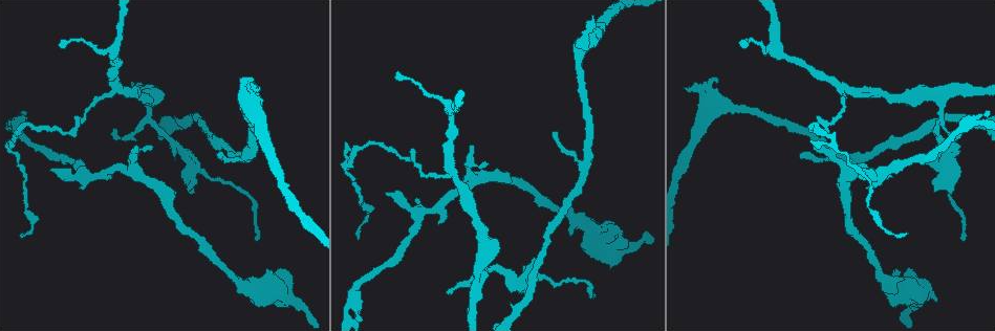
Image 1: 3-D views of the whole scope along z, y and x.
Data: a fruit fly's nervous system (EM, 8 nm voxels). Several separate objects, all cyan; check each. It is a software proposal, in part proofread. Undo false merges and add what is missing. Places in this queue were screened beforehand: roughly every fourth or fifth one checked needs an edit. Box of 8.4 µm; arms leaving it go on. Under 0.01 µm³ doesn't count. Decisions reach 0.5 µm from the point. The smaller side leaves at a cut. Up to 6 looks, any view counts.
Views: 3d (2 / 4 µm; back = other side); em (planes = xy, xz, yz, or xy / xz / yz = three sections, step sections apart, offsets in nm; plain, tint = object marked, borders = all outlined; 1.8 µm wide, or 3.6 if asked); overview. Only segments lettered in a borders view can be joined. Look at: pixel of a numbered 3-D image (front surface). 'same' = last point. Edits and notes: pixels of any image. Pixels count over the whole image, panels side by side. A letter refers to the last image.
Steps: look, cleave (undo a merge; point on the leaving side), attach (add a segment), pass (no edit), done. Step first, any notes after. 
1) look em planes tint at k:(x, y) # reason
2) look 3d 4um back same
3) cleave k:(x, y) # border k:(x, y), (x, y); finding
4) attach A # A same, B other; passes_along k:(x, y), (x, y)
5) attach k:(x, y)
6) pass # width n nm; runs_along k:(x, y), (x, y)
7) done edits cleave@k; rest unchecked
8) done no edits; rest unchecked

look 3d 2um at 1:(932, 92) # sharp bend

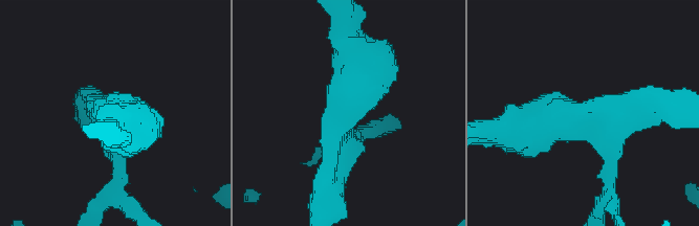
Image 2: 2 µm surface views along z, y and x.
look em planes plain at 2:(578, 117) # arms 3; now the EM

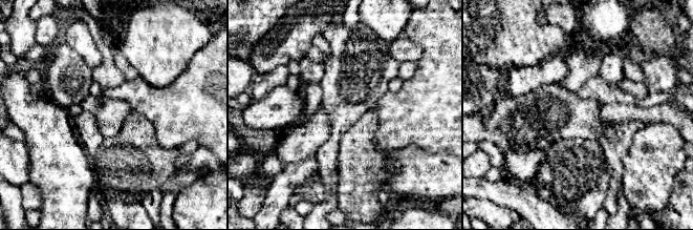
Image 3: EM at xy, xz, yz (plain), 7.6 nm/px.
look em planes borders same

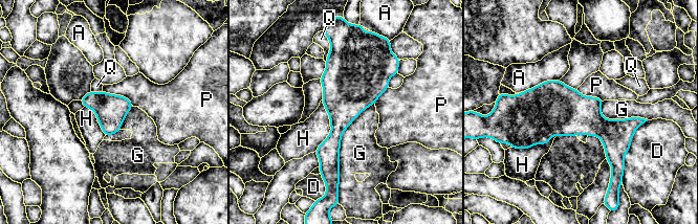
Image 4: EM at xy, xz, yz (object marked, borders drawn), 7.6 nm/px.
pass # longest_contact G 650 nm; A other, D other, G other, H other, P other, Q other; border 4:(374, 103), (342, 135), (339, 181); all the same neuron

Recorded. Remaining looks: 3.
look 3d 4um at 1:(594, 19) # free end

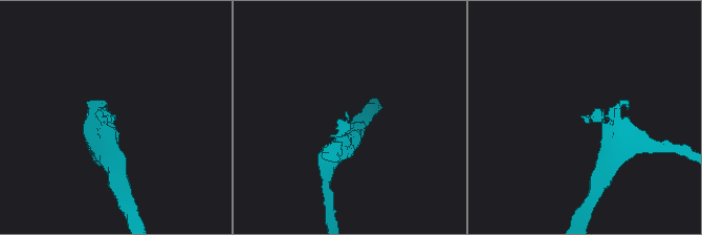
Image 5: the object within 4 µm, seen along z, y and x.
look em planes plain at 5:(583, 115) # now the EM

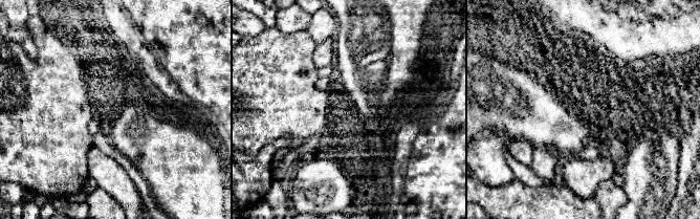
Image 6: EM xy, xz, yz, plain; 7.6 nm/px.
look em planes borders same

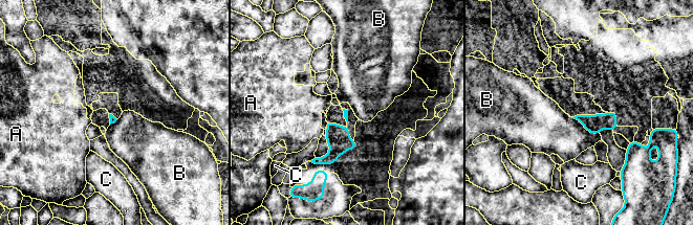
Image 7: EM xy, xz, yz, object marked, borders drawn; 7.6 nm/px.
pass # longest_contact B 240 nm; A other, B other, C other; border 7:(571, 117), (590, 132), (599, 133); none of them fits

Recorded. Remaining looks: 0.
done no edits; rest unchecked

